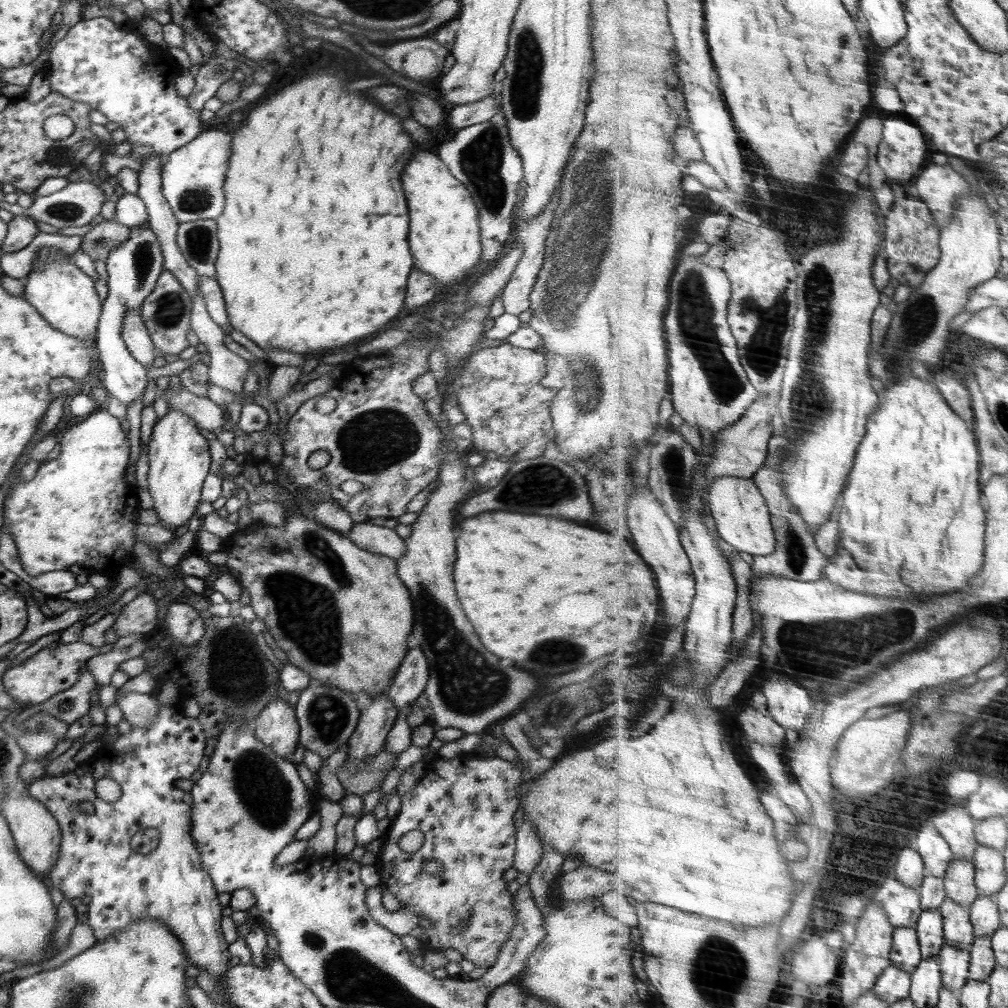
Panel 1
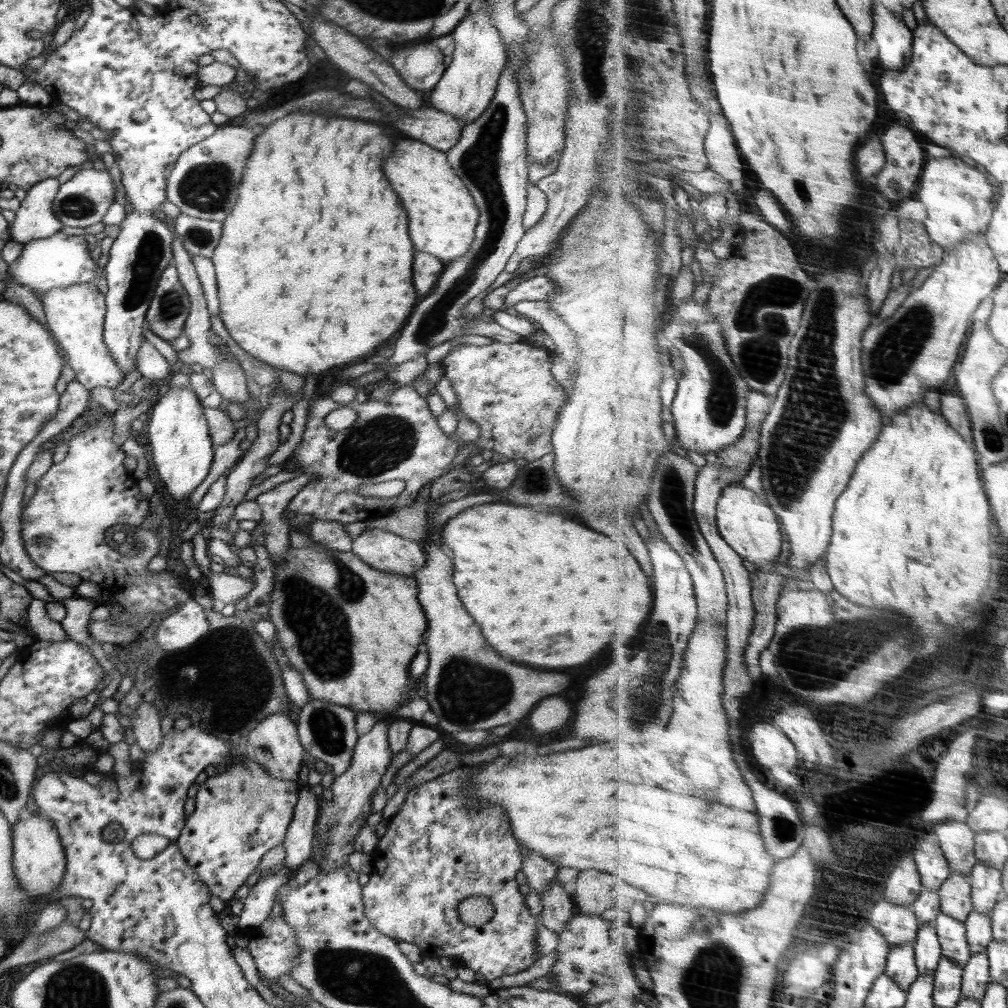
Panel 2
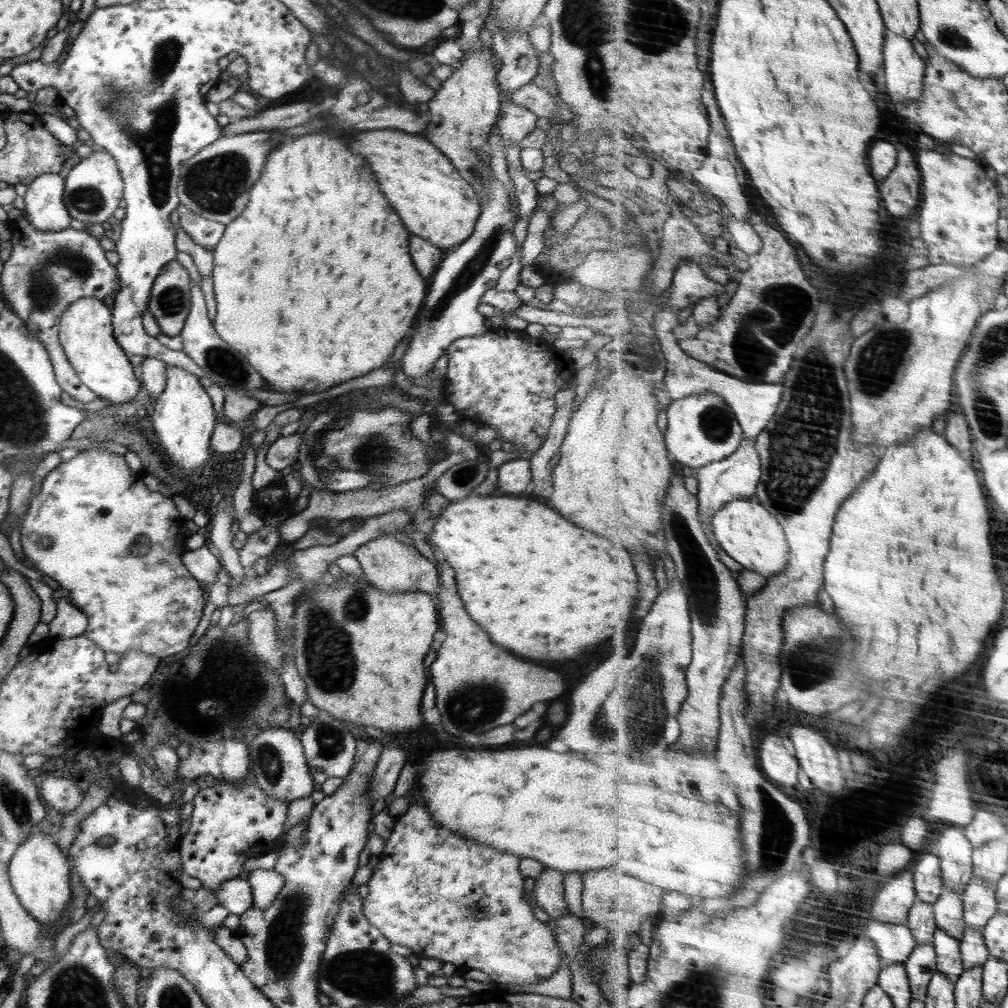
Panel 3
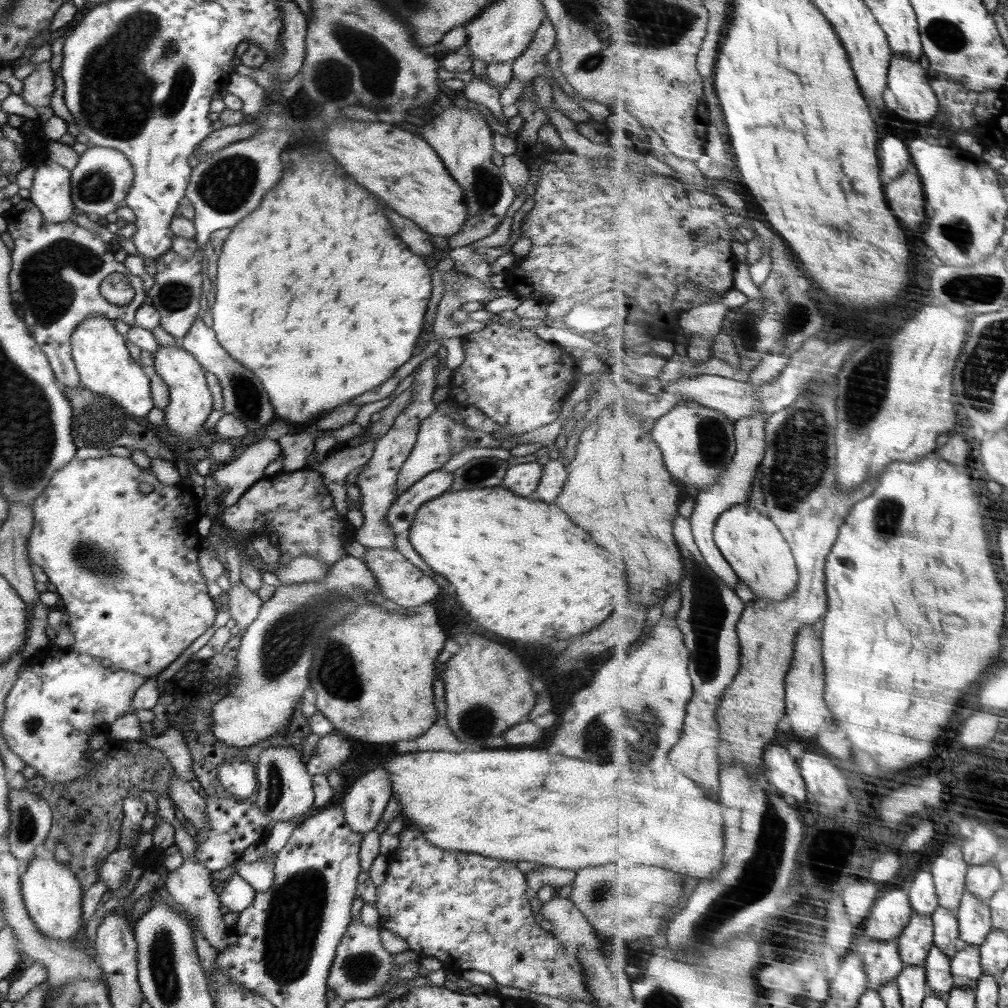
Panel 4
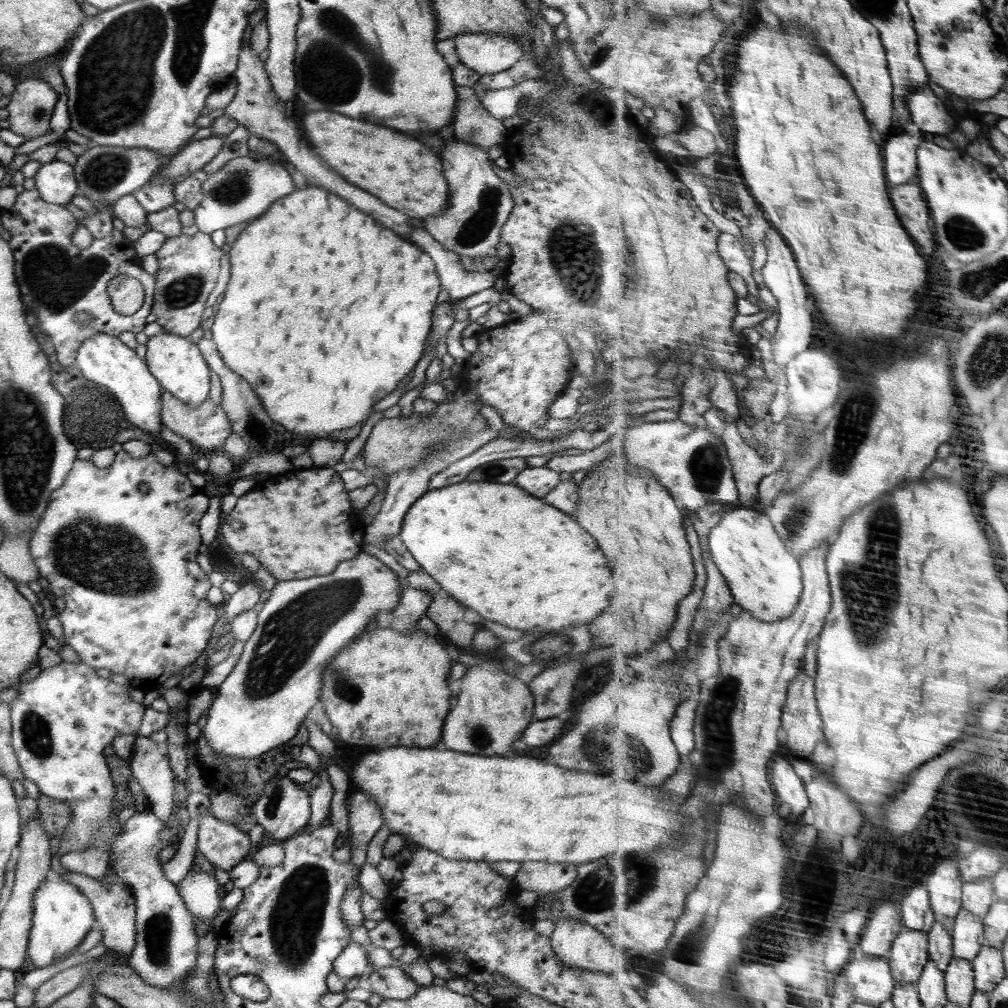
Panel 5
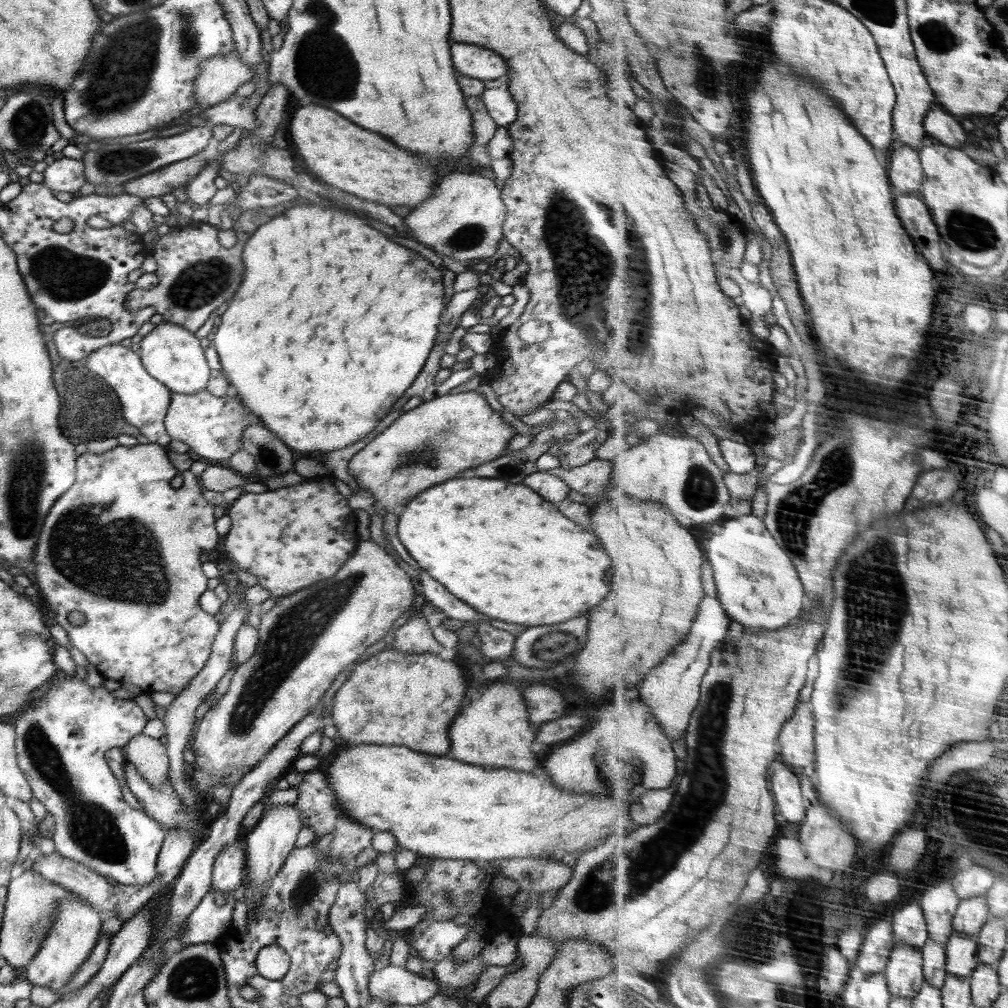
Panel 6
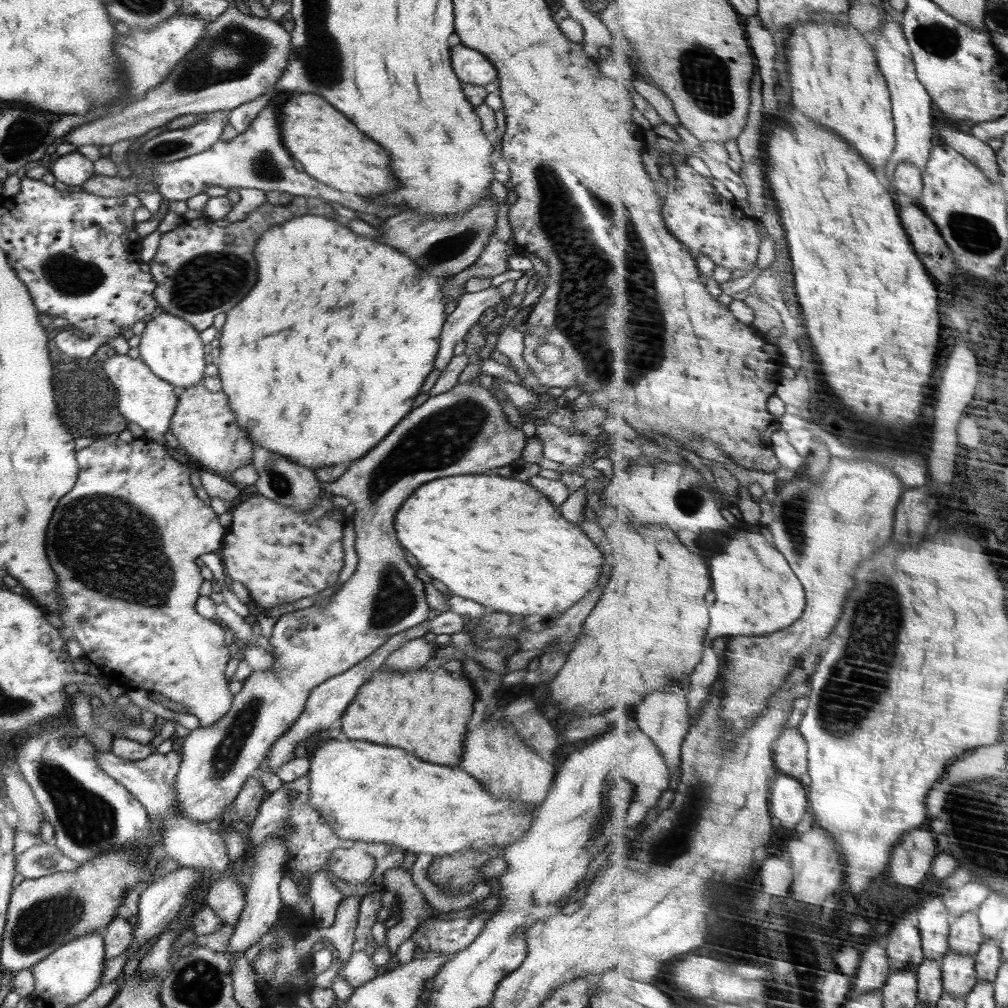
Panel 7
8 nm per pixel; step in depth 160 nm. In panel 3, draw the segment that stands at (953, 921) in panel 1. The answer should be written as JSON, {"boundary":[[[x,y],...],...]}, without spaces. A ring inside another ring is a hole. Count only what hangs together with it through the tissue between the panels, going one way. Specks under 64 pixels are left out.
{"boundary":[[[938,927],[934,941],[938,953],[938,971],[957,983],[966,973],[962,956],[962,940],[950,936]]]}

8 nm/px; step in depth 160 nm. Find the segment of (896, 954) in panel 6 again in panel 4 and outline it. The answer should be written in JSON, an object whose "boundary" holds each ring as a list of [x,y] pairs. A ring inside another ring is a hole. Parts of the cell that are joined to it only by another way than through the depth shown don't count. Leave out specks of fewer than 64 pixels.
{"boundary":[[[914,913],[911,923],[899,936],[900,954],[905,967],[927,962],[935,947],[935,922],[933,917]]]}

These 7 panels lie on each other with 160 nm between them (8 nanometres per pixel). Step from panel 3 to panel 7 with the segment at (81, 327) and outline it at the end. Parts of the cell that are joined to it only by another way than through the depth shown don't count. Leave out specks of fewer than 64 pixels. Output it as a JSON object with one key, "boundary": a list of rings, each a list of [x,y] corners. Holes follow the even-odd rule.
{"boundary":[[[115,353],[104,361],[103,366],[117,390],[116,401],[120,414],[128,422],[138,424],[145,432],[144,438],[166,446],[164,434],[169,431],[169,424],[178,402],[176,388],[158,378],[140,358],[134,359],[127,354]]]}

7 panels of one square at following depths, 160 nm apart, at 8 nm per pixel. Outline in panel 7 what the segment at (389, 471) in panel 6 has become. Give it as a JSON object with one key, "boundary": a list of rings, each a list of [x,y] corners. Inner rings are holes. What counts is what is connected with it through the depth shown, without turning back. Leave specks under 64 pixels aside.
{"boundary":[[[457,383],[450,390],[428,397],[420,406],[413,408],[392,428],[384,442],[376,444],[367,454],[354,460],[337,481],[321,482],[324,492],[345,496],[355,506],[351,518],[356,532],[354,548],[358,556],[357,569],[330,597],[306,609],[284,613],[275,622],[269,639],[276,652],[272,669],[254,671],[242,682],[240,692],[232,696],[232,707],[228,713],[214,725],[196,728],[186,736],[175,789],[180,803],[178,809],[187,818],[207,824],[212,820],[224,821],[228,806],[238,797],[248,778],[256,775],[266,752],[303,713],[307,698],[316,686],[364,661],[391,636],[427,620],[430,609],[426,603],[424,583],[416,577],[415,568],[408,563],[395,529],[396,513],[414,489],[424,482],[444,476],[484,474],[492,468],[512,465],[512,462],[522,458],[527,439],[522,429],[509,421],[494,394],[480,383]]]}

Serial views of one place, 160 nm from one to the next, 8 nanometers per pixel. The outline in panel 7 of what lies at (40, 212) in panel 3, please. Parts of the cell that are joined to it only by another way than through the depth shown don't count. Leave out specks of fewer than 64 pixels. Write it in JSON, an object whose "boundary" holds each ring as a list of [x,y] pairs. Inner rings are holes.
{"boundary":[[[78,150],[60,156],[53,165],[50,165],[49,171],[56,181],[68,186],[80,186],[95,174],[93,162]]]}

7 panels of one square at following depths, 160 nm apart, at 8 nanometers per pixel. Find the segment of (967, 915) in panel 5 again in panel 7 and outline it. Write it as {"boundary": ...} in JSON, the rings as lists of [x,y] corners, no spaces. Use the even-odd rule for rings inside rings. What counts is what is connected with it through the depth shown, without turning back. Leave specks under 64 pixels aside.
{"boundary":[[[951,950],[942,960],[945,992],[958,996],[969,995],[979,983],[977,957]]]}

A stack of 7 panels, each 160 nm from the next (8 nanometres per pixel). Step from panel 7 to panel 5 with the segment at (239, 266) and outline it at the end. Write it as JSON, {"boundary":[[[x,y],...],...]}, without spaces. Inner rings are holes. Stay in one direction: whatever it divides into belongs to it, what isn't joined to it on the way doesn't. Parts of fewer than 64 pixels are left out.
{"boundary":[[[198,231],[193,236],[182,233],[167,237],[155,255],[158,270],[151,312],[158,317],[156,323],[163,331],[190,339],[190,334],[202,326],[205,304],[218,280],[220,261],[226,256],[225,252],[214,245],[210,235]],[[118,275],[109,282],[109,297],[119,314],[130,316],[145,301],[145,290],[136,276]]]}

